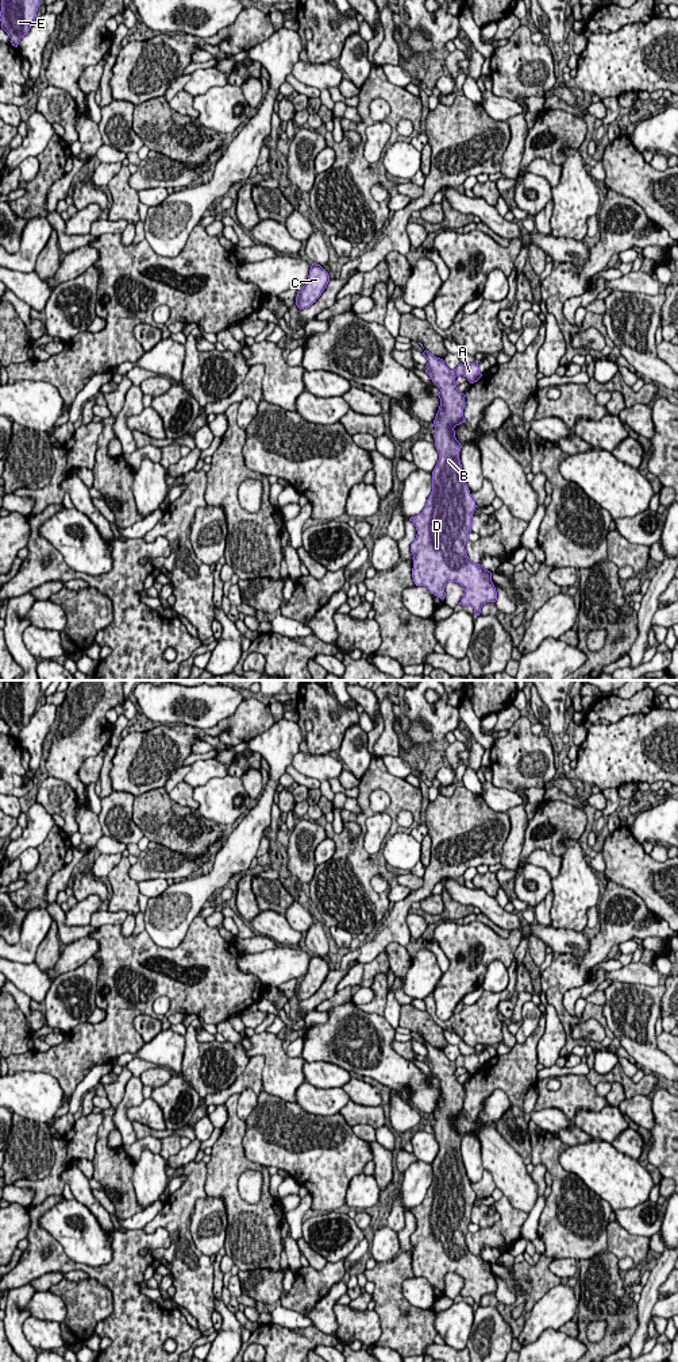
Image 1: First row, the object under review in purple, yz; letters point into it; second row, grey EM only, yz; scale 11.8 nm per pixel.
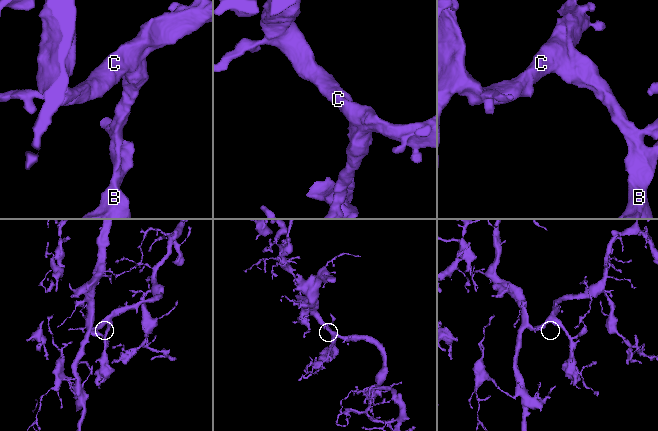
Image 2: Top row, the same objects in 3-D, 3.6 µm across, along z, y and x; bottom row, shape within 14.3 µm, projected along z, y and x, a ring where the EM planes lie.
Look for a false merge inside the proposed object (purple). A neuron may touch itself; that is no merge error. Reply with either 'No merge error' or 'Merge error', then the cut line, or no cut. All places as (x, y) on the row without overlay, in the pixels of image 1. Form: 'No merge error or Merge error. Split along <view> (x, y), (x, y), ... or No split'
No merge error. No split

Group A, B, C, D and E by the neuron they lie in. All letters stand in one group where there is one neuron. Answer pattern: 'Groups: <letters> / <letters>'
Groups: A B C D E

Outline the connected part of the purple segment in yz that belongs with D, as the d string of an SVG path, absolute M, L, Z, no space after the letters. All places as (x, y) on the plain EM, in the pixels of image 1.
M425 1041L423 1046L428 1052L425 1064L440 1080L440 1097L432 1115L439 1151L432 1162L432 1182L425 1199L409 1209L417 1222L411 1235L412 1269L416 1277L425 1277L442 1292L446 1288L446 1274L459 1274L465 1282L459 1296L471 1297L475 1307L479 1307L484 1295L497 1292L497 1282L492 1263L474 1255L465 1241L477 1196L459 1153L462 1137L454 1119L466 1114L466 1087L458 1081L455 1069L463 1066L474 1074L482 1065L478 1052L461 1054L455 1061L450 1061L443 1050L429 1042Z

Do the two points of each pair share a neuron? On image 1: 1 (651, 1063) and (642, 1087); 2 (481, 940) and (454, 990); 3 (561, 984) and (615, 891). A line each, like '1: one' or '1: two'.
1: two
2: one
3: one

